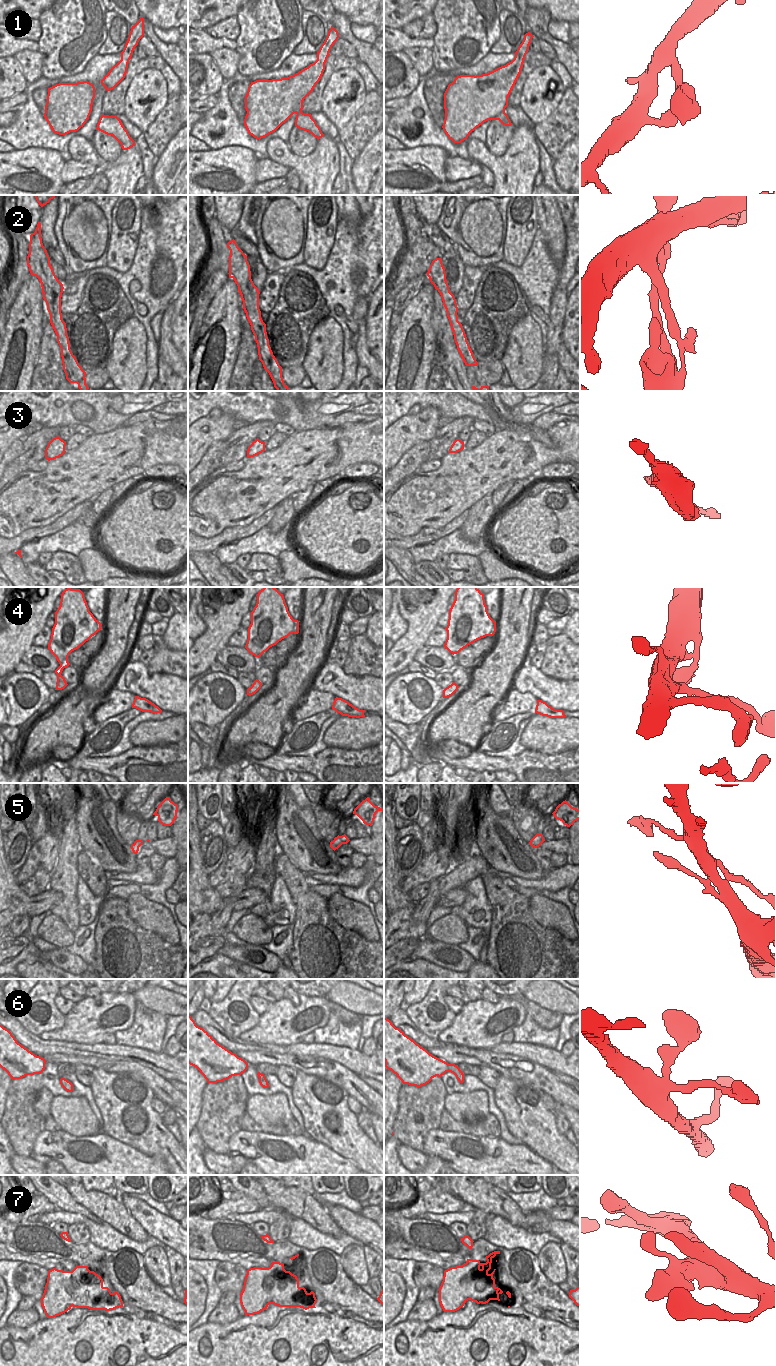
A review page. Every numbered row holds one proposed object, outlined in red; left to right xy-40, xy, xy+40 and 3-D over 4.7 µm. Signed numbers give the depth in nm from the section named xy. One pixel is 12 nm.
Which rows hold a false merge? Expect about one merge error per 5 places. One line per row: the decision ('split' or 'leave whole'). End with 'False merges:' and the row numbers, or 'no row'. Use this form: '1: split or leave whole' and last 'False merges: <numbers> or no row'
1: leave whole
2: split
3: leave whole
4: leave whole
5: leave whole
6: leave whole
7: leave whole
False merges: 2

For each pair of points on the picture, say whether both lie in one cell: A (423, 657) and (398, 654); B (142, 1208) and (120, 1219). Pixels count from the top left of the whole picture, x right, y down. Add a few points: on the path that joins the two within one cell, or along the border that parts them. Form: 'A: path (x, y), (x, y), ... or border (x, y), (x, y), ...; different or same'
A: border (423, 645), (416, 652), (413, 659); different
B: border (118, 1197), (127, 1211), (145, 1231); different

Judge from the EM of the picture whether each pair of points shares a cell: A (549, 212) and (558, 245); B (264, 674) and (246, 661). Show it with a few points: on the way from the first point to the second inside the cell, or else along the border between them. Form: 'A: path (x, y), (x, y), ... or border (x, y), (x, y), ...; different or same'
A: path (549, 220), (555, 232), (555, 237); same
B: border (259, 665), (253, 671); different

